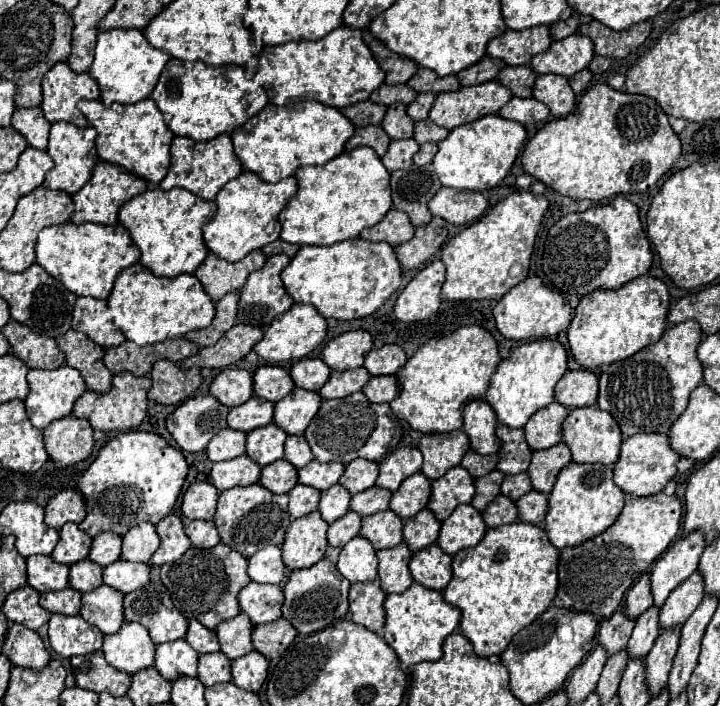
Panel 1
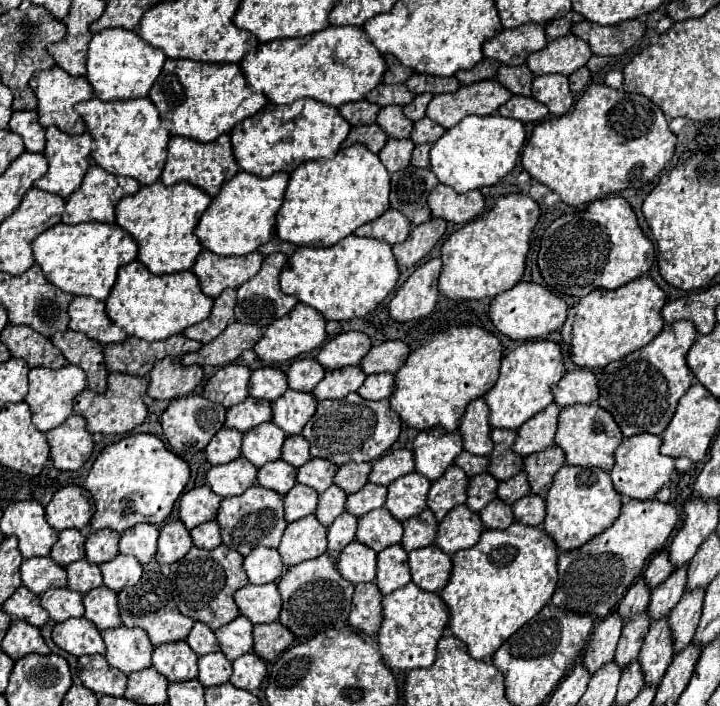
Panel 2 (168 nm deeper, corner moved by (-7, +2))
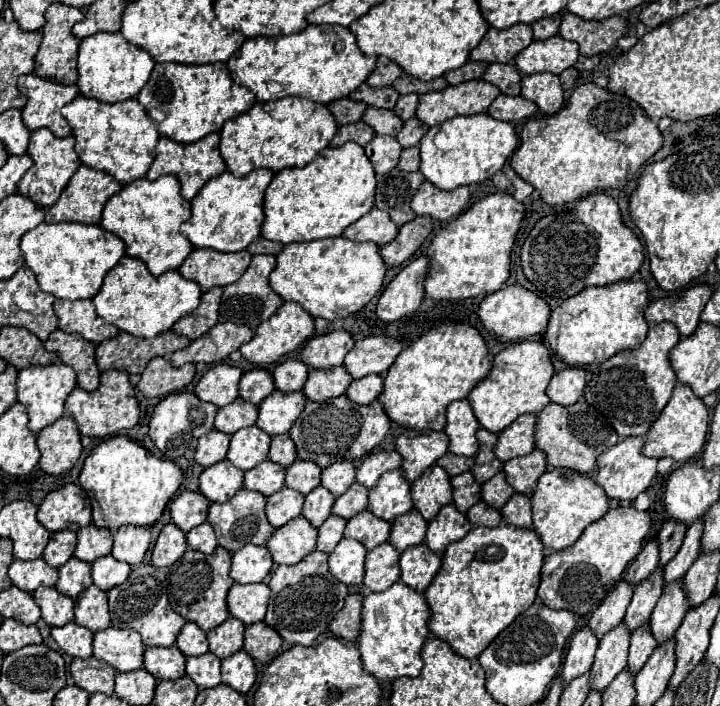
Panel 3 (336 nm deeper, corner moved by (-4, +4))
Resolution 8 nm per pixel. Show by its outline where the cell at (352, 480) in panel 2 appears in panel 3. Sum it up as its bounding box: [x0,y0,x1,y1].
[320,462,356,496]

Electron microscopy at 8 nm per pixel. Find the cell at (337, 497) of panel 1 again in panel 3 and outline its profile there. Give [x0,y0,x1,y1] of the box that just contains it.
[302,486,334,528]

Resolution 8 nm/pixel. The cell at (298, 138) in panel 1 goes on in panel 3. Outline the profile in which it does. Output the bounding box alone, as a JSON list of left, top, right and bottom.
[220,96,338,176]

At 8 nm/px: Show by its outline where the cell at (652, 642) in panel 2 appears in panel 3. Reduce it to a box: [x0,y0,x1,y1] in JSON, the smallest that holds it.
[650,578,688,642]

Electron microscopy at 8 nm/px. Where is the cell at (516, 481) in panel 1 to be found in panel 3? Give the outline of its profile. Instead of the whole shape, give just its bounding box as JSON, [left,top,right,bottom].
[480,472,514,510]

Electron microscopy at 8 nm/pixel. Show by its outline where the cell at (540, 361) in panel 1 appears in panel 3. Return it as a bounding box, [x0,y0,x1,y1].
[468,340,554,434]

